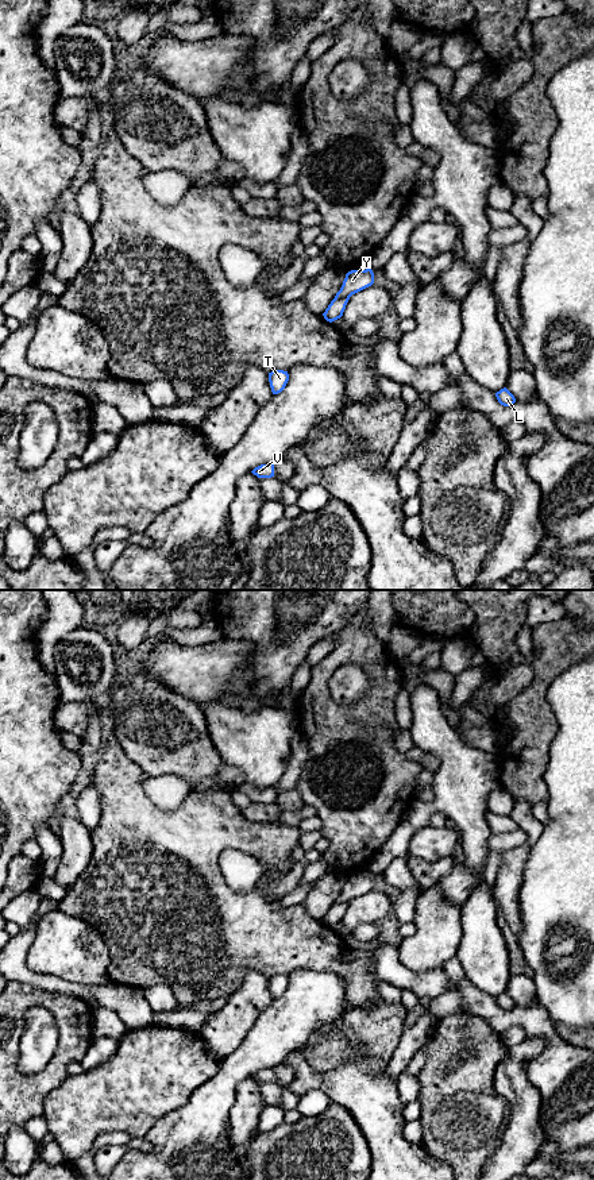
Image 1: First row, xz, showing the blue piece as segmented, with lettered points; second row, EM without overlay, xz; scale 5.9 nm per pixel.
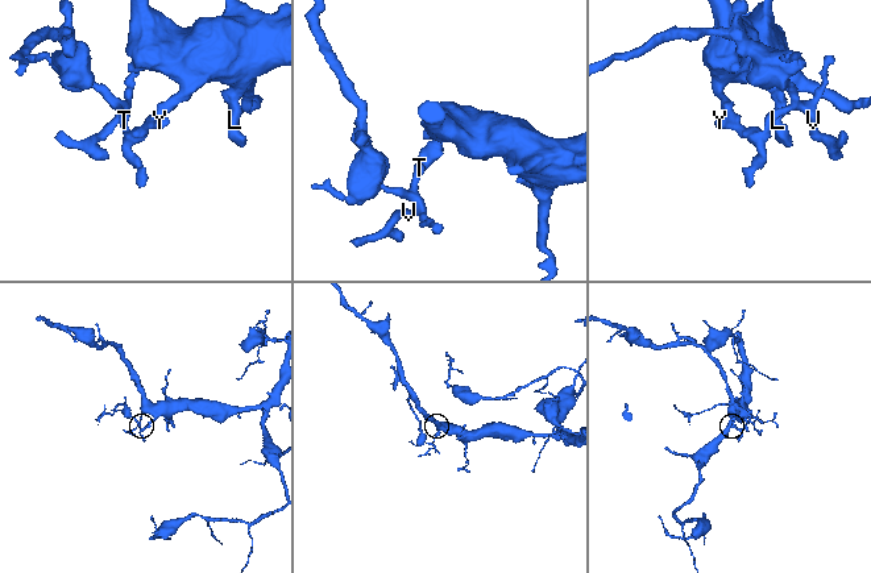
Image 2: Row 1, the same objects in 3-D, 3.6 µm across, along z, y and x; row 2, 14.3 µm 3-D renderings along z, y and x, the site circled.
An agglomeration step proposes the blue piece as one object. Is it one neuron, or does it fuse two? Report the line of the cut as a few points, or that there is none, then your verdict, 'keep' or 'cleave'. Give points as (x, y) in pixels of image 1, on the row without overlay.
cut in xz along (348, 901), (342, 901), (332, 906); cleave

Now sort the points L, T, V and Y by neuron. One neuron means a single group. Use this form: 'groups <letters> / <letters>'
groups L / T V Y

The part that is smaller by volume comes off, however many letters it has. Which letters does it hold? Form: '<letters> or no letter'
T, V, Y

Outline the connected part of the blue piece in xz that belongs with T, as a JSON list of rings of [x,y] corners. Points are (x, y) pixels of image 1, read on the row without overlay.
[[[274,975],[269,977],[269,987],[270,987],[273,999],[281,998],[285,994],[288,986],[289,986],[288,976]]]

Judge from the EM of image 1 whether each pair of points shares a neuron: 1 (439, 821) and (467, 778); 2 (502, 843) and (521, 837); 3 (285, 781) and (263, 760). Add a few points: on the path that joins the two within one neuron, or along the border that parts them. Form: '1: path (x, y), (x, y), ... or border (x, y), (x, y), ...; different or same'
1: border (436, 810), (448, 820); different
2: path (506, 841), (517, 837); same
3: border (290, 745), (288, 768), (274, 785); different

